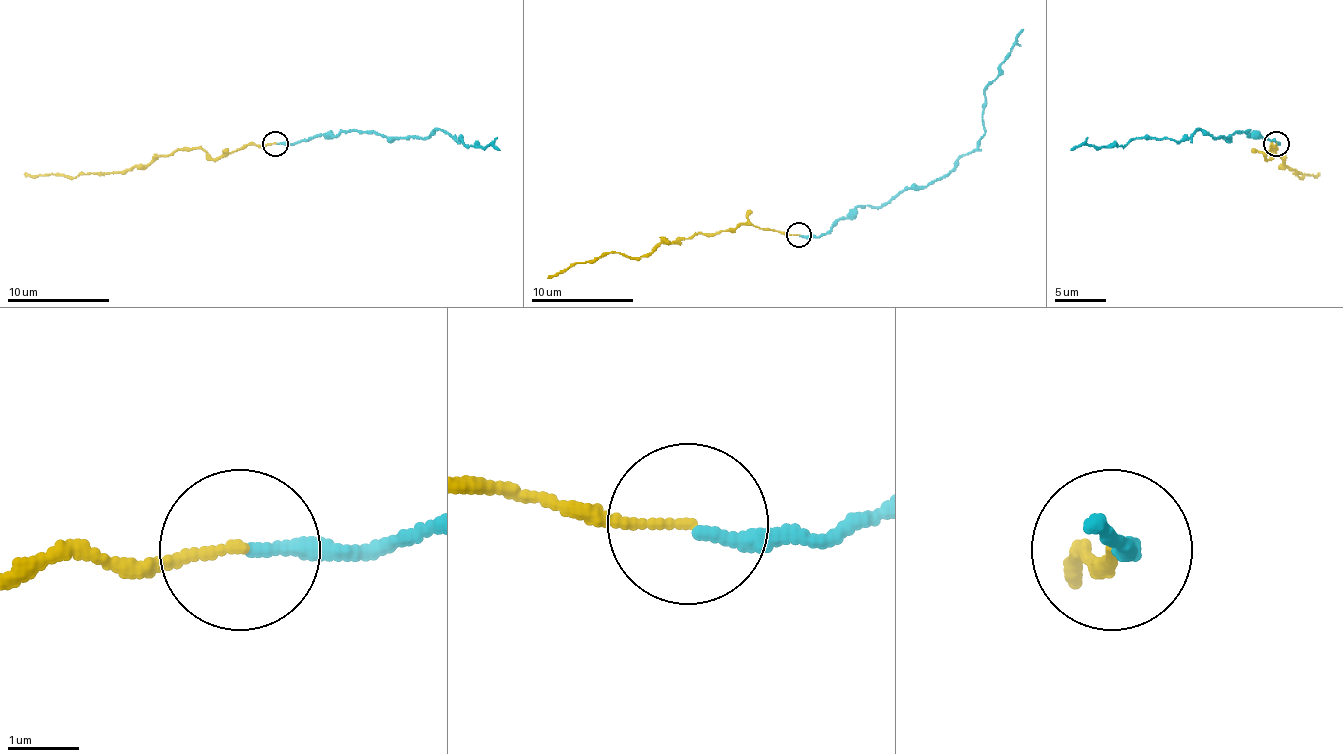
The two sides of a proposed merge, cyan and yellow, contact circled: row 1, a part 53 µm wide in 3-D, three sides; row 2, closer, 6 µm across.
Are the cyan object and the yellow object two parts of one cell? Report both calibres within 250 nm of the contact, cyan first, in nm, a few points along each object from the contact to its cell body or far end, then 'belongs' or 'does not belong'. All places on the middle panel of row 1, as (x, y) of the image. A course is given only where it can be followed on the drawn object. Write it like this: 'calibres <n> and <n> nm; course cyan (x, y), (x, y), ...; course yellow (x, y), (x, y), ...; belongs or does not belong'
calibres 200 and 120 nm; course cyan (800, 236), (821, 236), (859, 206), (884, 206), (941, 180), (969, 155), (984, 134), (984, 91), (1022, 30); course yellow (798, 234), (739, 224), (724, 231), (657, 244), (647, 254), (624, 257), (604, 252), (548, 277); belongs

